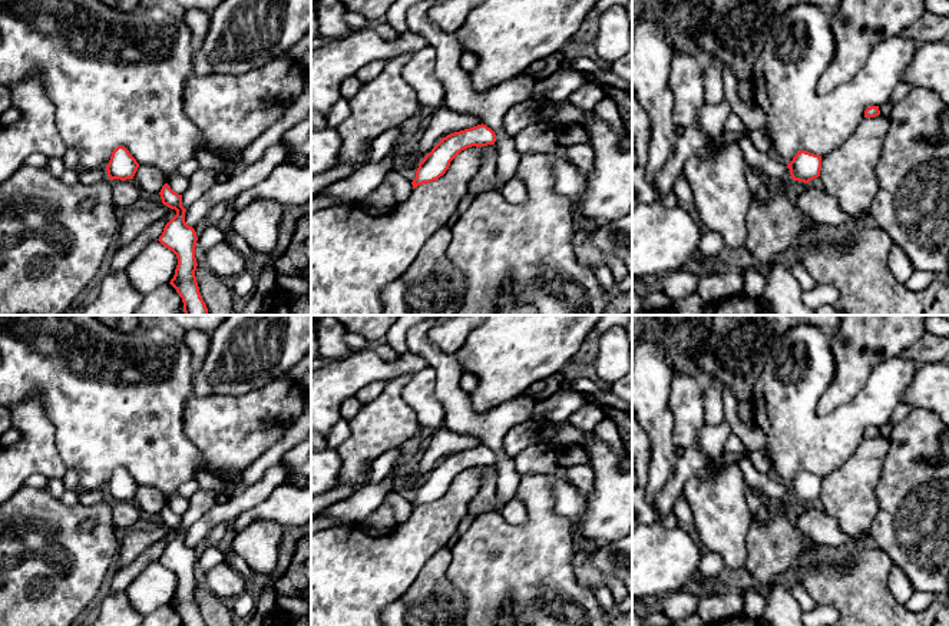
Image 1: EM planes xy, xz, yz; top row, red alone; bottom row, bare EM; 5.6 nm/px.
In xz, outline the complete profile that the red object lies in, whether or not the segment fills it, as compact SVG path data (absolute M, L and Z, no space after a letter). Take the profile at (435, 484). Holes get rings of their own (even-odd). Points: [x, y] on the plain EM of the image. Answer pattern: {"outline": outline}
{"outline": "M477 446L470 450L454 453L443 458L430 474L419 484L413 510L423 504L437 501L446 494L450 483L464 470L472 467L495 466L496 456L486 446Z"}

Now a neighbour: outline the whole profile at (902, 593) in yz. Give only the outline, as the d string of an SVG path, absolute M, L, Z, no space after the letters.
M896 566L890 572L890 576L887 579L887 586L892 594L895 596L895 599L902 605L905 605L915 593L910 580L906 577L902 569Z

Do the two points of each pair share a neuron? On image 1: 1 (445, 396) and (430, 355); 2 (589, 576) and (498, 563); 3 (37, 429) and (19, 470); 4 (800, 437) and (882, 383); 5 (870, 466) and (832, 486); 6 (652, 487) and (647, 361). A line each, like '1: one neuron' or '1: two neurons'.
1: one neuron
2: two neurons
3: one neuron
4: one neuron
5: one neuron
6: one neuron

